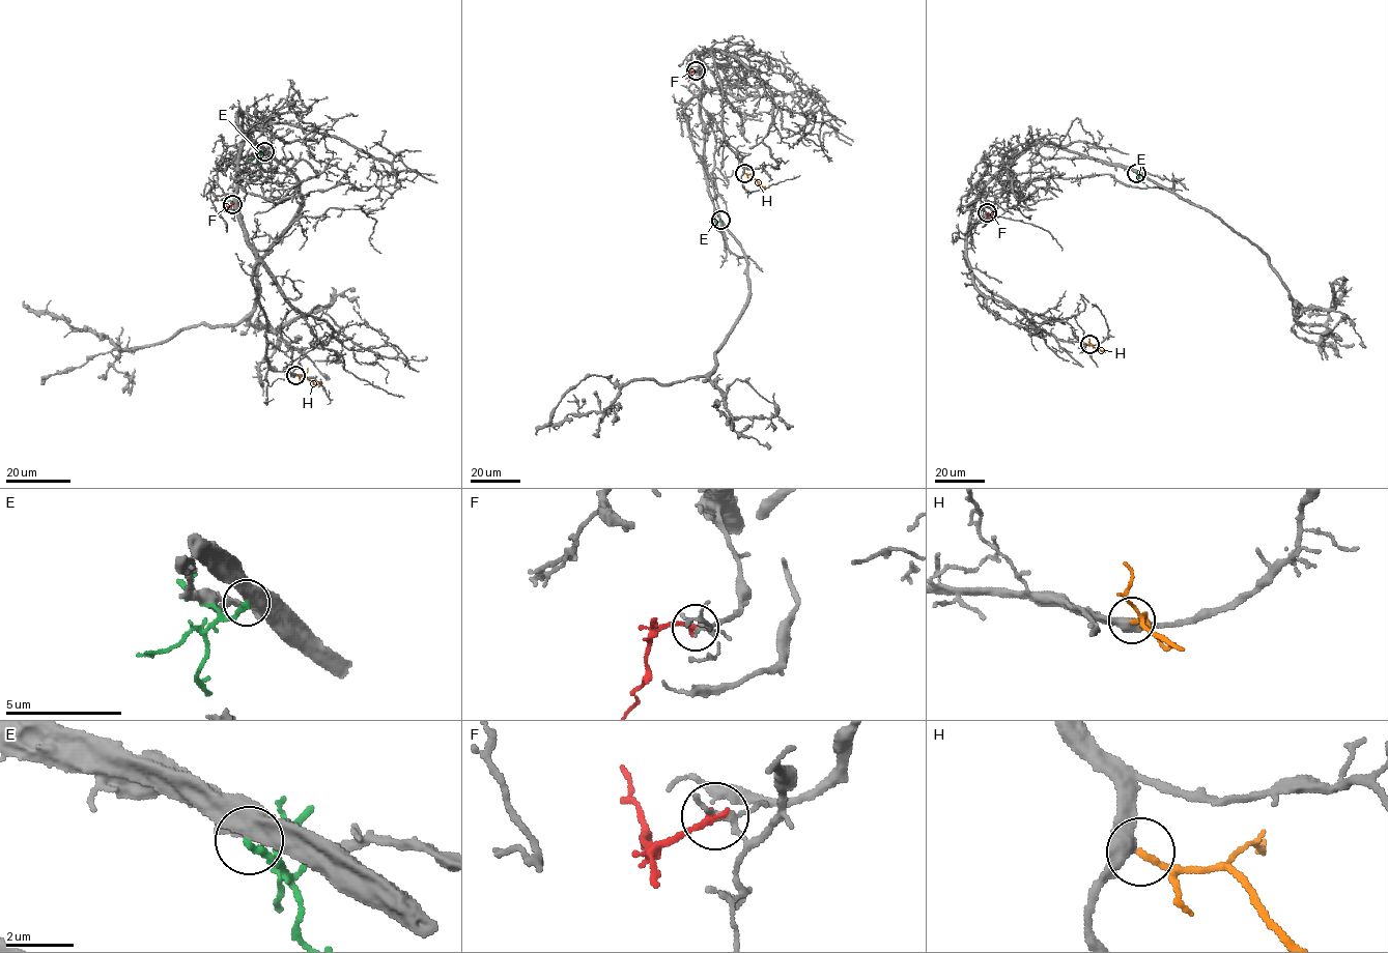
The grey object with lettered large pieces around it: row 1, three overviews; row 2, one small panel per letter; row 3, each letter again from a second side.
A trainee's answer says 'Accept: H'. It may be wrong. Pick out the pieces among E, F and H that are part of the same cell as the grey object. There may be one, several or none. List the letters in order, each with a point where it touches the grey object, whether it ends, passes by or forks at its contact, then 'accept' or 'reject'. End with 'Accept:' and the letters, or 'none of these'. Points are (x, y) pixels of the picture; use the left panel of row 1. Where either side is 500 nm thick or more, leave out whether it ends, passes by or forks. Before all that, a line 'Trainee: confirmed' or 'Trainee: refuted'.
Trainee: confirmed
E: (264, 151) | it ends | reject
F: (232, 204) | it ends | reject
H: (295, 375) | it ends | accept
Accept: H

